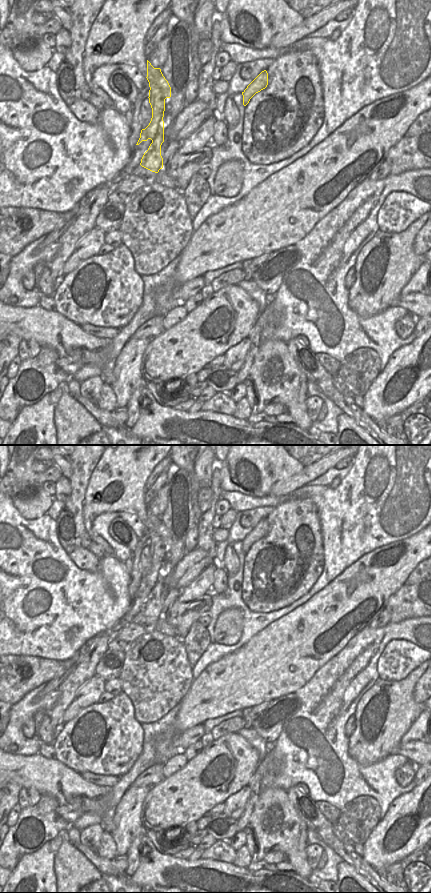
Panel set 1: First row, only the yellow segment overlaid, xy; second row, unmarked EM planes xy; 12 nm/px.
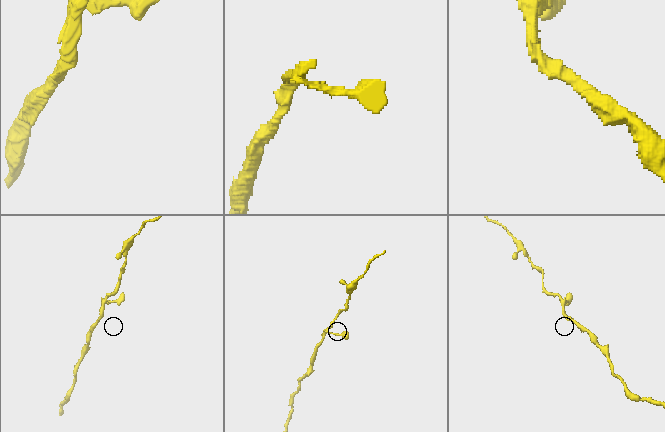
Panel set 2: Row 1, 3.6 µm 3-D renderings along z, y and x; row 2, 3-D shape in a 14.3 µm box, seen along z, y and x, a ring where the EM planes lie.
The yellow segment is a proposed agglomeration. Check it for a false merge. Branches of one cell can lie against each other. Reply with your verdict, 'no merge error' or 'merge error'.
merge error

